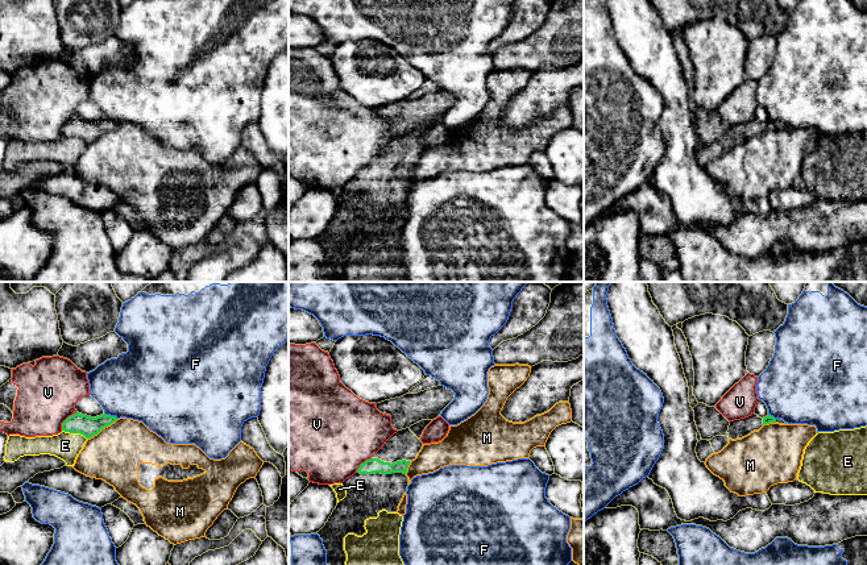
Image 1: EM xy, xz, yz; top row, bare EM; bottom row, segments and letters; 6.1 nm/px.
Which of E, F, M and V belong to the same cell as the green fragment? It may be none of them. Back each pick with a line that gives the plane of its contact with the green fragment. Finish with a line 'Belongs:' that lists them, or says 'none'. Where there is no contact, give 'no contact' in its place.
Belongs: none

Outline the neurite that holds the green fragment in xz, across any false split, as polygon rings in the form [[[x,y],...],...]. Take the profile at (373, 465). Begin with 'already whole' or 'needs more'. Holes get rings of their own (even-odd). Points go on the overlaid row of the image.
needs more; [[[422,420],[394,433],[370,460],[343,482],[347,497],[316,532],[327,551],[327,565],[345,565],[344,537],[348,533],[366,533],[366,519],[377,518],[382,510],[398,511],[408,486],[407,468],[420,452],[420,437],[431,421]]]

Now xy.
already whole; [[[76,412],[69,416],[62,423],[62,431],[70,432],[70,433],[80,433],[86,439],[91,439],[95,435],[98,435],[103,428],[111,425],[116,420],[117,420],[116,416],[111,416],[105,414],[96,417],[91,417]]]

